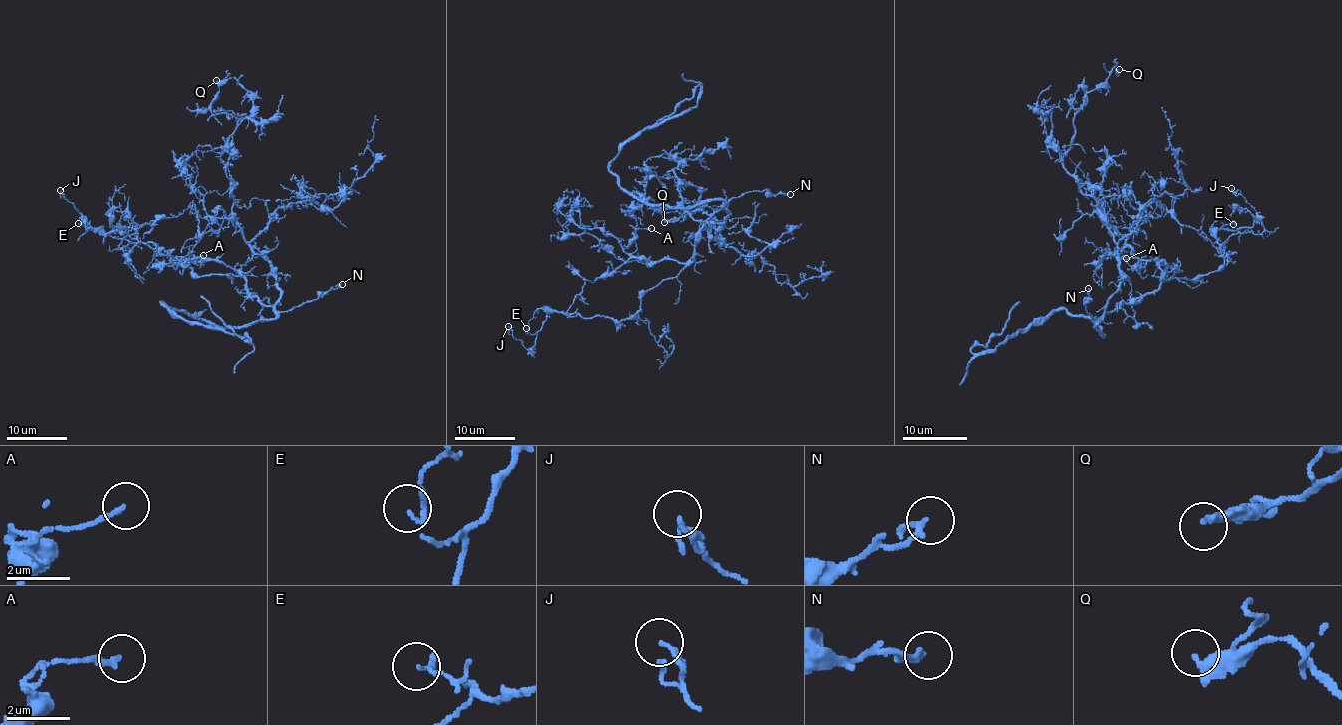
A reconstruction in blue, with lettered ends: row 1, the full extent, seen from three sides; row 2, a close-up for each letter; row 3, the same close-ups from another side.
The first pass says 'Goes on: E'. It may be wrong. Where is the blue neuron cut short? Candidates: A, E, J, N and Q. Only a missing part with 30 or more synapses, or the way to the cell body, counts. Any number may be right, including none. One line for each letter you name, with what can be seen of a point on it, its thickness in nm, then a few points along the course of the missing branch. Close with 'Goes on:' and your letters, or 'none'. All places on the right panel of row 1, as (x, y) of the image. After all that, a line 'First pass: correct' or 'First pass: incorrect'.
Goes on: none
First pass: incorrect

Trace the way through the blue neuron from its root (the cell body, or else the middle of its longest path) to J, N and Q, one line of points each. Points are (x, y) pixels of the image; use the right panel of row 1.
J: (1095, 326), (1165, 280), (1194, 280), (1226, 262), (1215, 233), (1251, 227), (1256, 217), (1231, 188)
N: (1095, 326), (1097, 321), (1085, 310), (1088, 288)
Q: (1095, 326), (1121, 280), (1118, 245), (1062, 155), (1087, 94), (1114, 66), (1119, 69)

